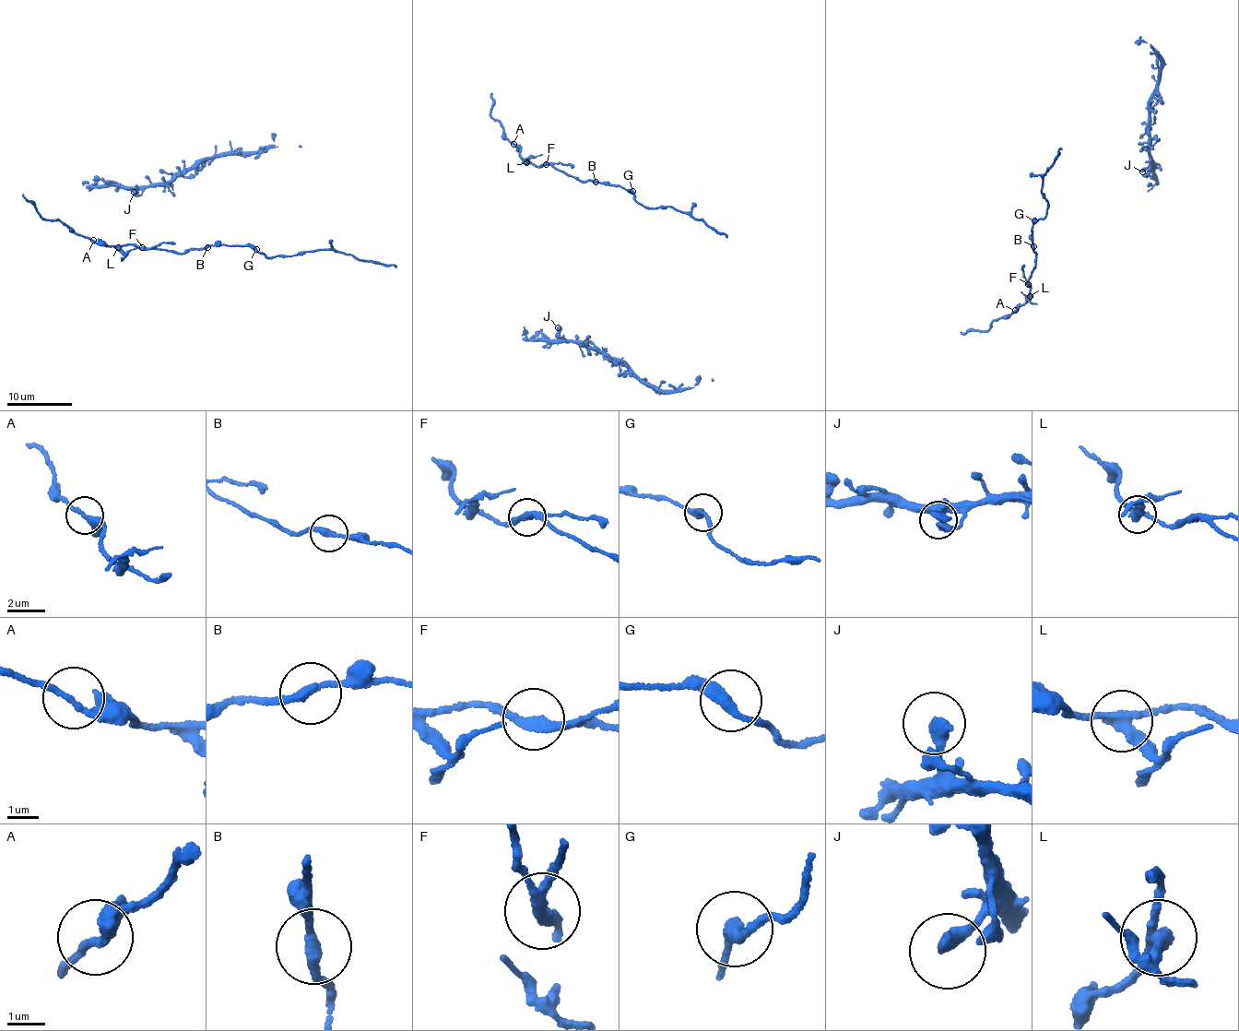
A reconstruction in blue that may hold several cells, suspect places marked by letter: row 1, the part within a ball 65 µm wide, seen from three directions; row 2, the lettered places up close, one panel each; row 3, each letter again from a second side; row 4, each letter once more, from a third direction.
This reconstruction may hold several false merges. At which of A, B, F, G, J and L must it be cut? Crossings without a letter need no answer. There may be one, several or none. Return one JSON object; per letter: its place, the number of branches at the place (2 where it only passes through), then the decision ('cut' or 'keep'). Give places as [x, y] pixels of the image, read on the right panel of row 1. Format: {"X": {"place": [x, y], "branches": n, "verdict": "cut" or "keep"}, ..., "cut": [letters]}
{"A": {"place": [1015, 310], "branches": 2, "verdict": "keep"}, "B": {"place": [1033, 246], "branches": 2, "verdict": "keep"}, "F": {"place": [1028, 284], "branches": 2, "verdict": "cut"}, "G": {"place": [1034, 220], "branches": 2, "verdict": "keep"}, "J": {"place": [1142, 171], "branches": 2, "verdict": "keep"}, "L": {"place": [1030, 296], "branches": 3, "verdict": "cut"}, "cut": ["F", "L"]}

